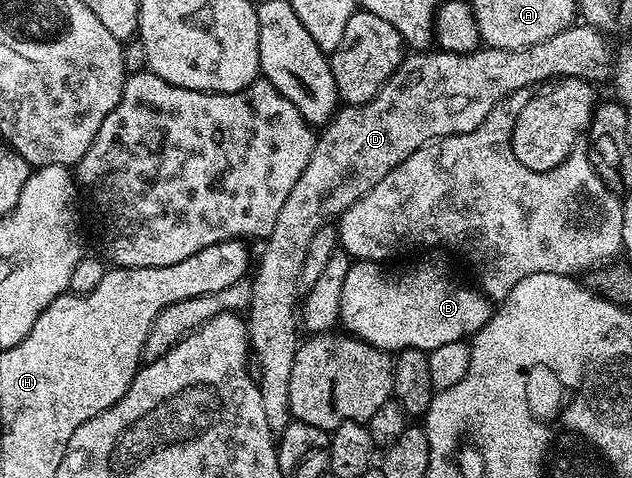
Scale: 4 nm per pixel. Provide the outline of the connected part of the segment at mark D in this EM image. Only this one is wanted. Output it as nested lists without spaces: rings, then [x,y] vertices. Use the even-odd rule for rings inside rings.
[[[574,24],[568,30],[558,32],[558,36],[550,36],[550,40],[542,40],[533,46],[517,50],[493,50],[481,48],[472,54],[445,54],[443,52],[412,52],[401,62],[400,67],[388,77],[385,86],[361,106],[341,105],[332,115],[327,126],[319,131],[314,148],[310,152],[310,164],[302,168],[302,176],[298,176],[298,184],[290,188],[290,196],[286,196],[286,204],[282,204],[282,212],[278,212],[278,220],[274,220],[274,228],[269,232],[263,243],[264,251],[260,254],[260,263],[255,263],[254,273],[250,278],[252,298],[246,307],[248,324],[248,341],[254,362],[260,365],[258,385],[262,396],[262,408],[266,415],[266,424],[274,432],[286,429],[293,421],[290,412],[290,372],[294,368],[294,356],[298,345],[298,299],[302,294],[302,260],[306,260],[306,247],[310,245],[310,236],[318,232],[318,228],[339,219],[350,204],[354,204],[362,196],[382,180],[406,156],[410,156],[418,148],[437,138],[445,138],[451,134],[474,132],[490,112],[497,109],[507,94],[515,90],[524,90],[535,82],[548,84],[562,78],[583,78],[586,82],[599,84],[604,77],[614,70],[614,54],[608,51],[605,35],[587,24]]]

